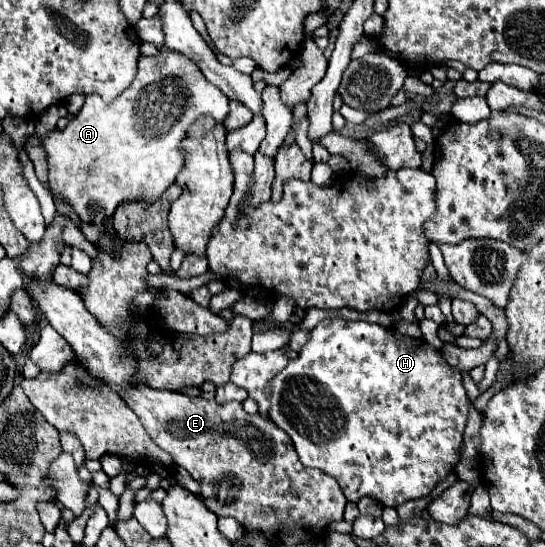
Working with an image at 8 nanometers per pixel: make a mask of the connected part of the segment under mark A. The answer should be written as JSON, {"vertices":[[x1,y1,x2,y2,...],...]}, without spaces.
{"vertices":[[160,51,156,57,140,57,140,61,138,61,138,75,136,75,136,79,132,81,132,85,130,85,126,91,122,91,120,97,116,97,110,105,104,105,104,101,100,99,100,95,88,95,84,107,82,107,80,113,66,125,66,129,62,129,62,131,60,131,60,129,54,129,54,131,50,131,50,133,46,135,46,139,40,139,40,145,42,145,42,149,46,151,48,183,50,183,50,193,52,193,52,197,66,201,66,203,72,207,72,211,76,213,76,217,80,219,80,223,96,223,96,225,98,225,98,223,108,223,110,217,112,217,112,213,114,213,114,209,116,209,118,205,122,205,122,203,128,203,128,201,154,203,154,201,164,193,164,189,174,183,176,173,180,173,180,169,184,167,184,155,182,155,182,151,180,151,180,141,184,139,184,135,186,135,188,127,192,125,192,121,196,121,196,119,202,117,202,115,210,115,212,119,216,119,218,123,222,123,224,117,228,115,228,97,226,97,216,85,208,83,208,81,204,79,204,75,200,73,200,69,198,69,188,57,184,57,184,55,176,53,176,51]]}

